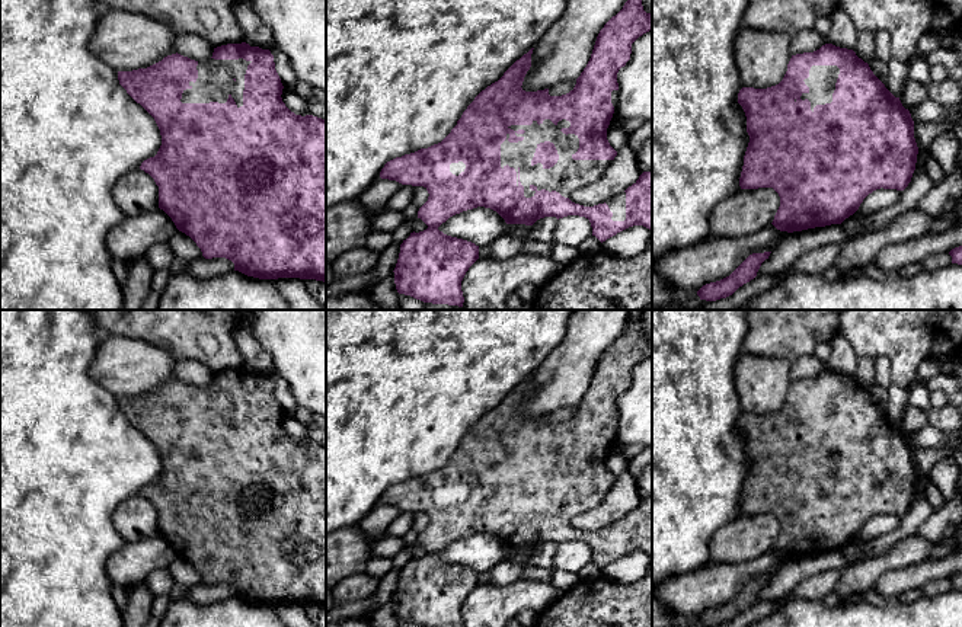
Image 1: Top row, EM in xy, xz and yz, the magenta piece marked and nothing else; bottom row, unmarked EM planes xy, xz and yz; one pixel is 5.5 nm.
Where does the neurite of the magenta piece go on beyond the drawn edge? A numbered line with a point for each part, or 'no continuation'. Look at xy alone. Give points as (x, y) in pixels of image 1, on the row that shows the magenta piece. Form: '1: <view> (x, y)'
1: xy (214, 83)

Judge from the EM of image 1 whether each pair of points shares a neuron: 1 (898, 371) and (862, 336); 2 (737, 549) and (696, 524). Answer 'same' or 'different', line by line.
1: same
2: different

